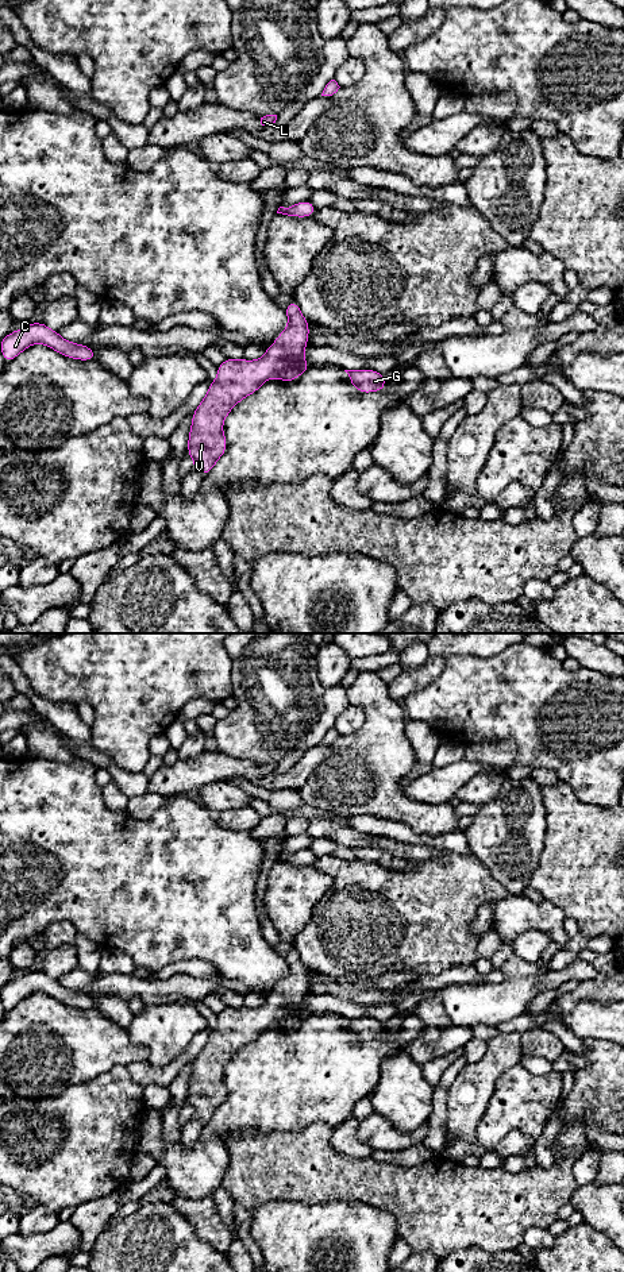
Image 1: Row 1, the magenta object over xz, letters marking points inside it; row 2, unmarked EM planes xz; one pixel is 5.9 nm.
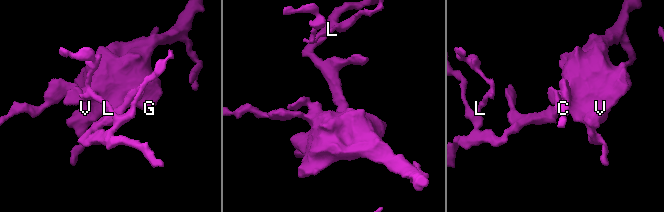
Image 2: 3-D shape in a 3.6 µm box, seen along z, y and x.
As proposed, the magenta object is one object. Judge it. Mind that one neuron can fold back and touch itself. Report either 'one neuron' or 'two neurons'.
one neuron

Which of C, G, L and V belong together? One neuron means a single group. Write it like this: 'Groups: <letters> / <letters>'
Groups: C G L V

